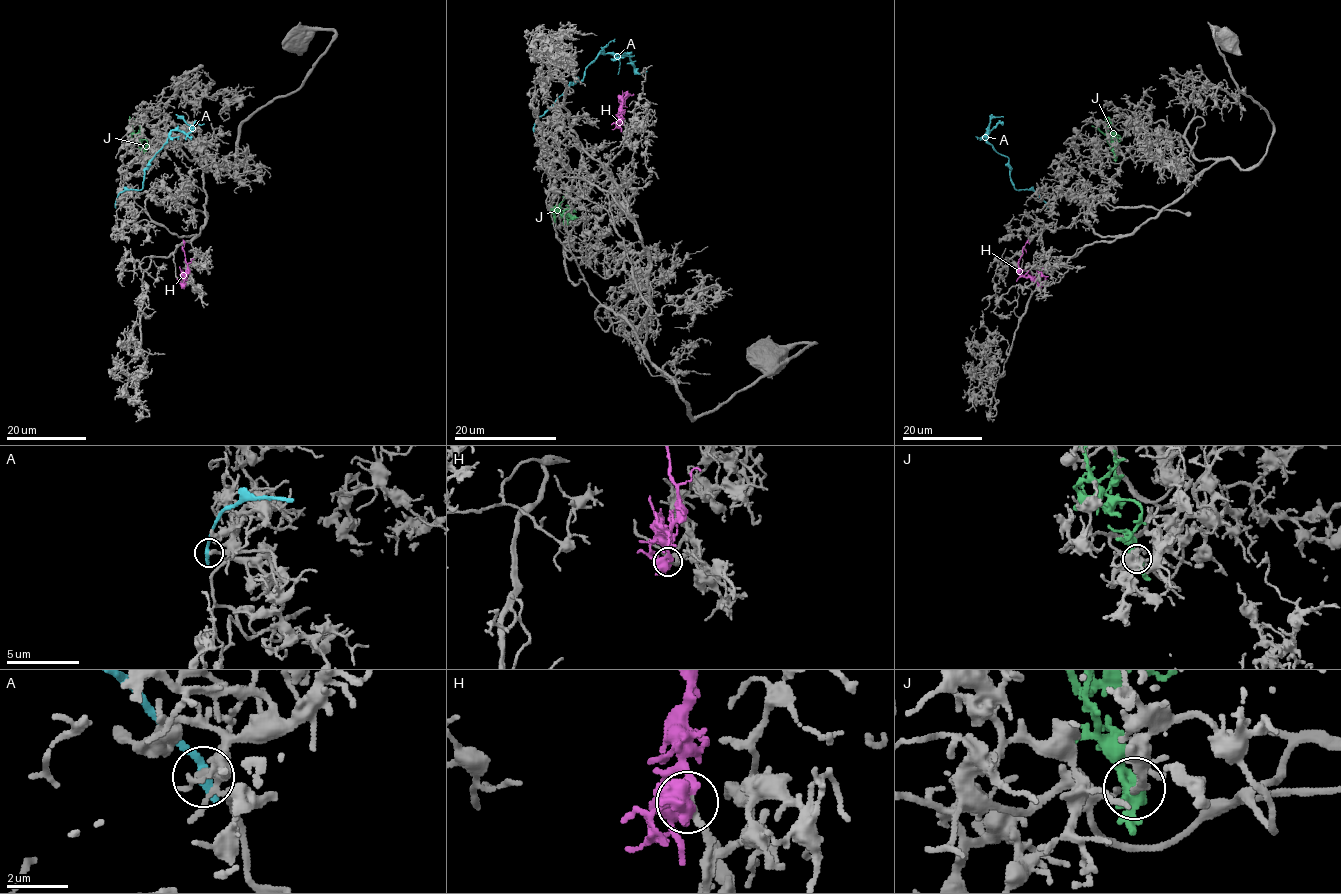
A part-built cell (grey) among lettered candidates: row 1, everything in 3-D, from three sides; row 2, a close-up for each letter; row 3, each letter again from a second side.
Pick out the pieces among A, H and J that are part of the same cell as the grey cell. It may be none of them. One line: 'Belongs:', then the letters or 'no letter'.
Belongs: H

